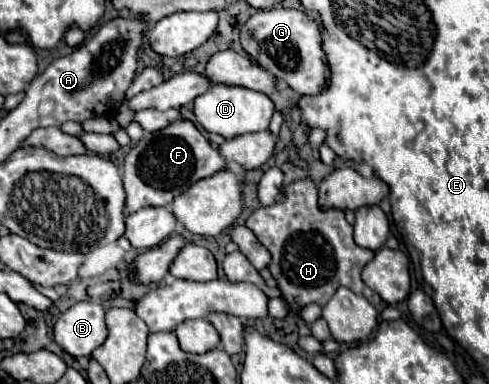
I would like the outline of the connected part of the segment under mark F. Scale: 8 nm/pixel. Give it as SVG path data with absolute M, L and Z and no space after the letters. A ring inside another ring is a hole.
M178 118L158 132L144 132L142 140L128 152L124 162L122 180L126 190L126 214L144 206L166 206L194 182L212 176L222 168L226 168L226 160L210 146L192 120Z

